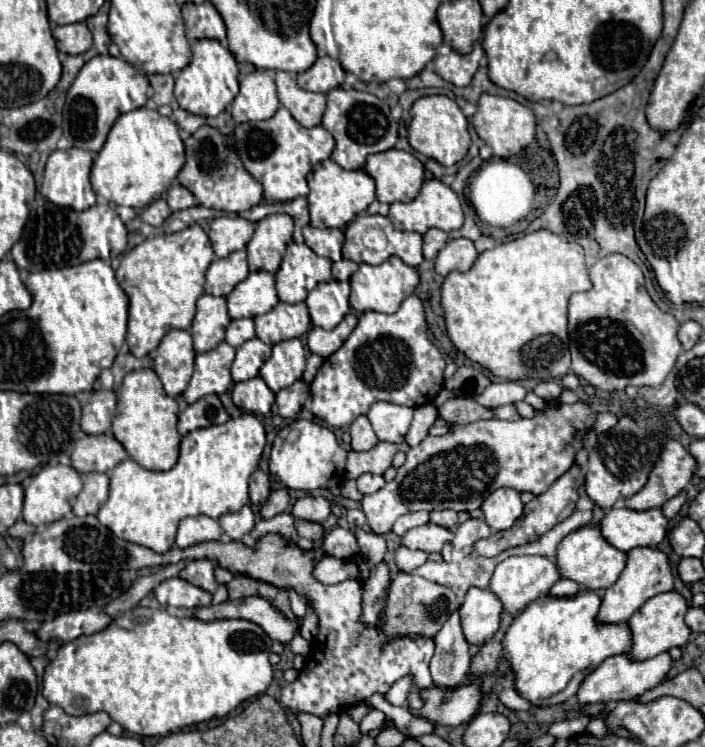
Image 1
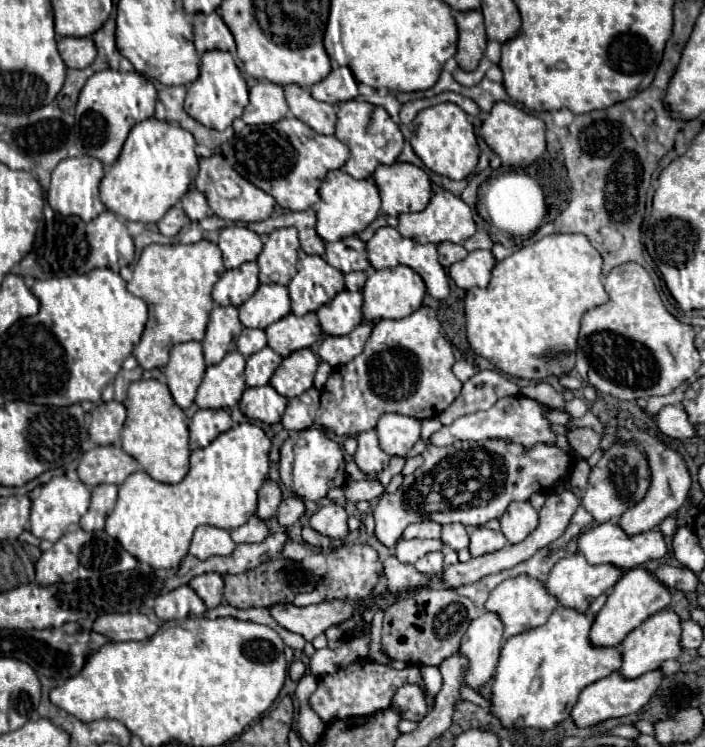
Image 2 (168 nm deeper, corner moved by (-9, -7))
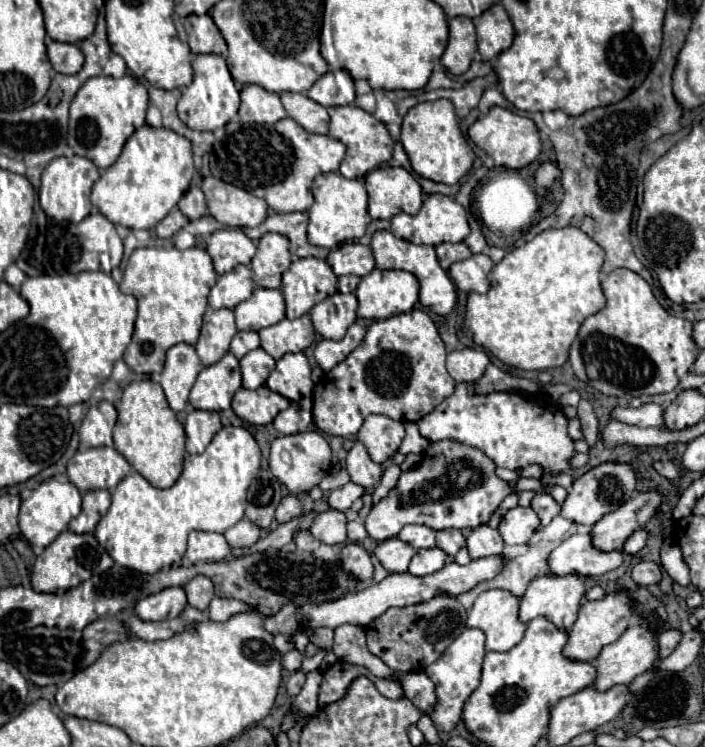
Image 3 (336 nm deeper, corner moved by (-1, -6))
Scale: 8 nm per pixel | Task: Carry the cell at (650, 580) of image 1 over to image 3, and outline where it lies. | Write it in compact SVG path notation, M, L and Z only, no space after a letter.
M625 590L607 594L603 600L597 600L597 602L583 602L579 608L577 620L567 634L567 644L563 646L563 656L569 660L575 660L575 662L593 662L599 656L603 646L615 642L627 630L627 622L631 616L631 604L633 602Z

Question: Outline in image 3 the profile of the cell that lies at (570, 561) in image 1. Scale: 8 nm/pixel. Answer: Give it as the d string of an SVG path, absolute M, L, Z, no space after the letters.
M541 576L531 580L527 592L521 596L519 602L519 620L531 622L537 616L547 618L553 622L559 630L569 630L577 620L577 610L581 606L581 598L585 596L585 586L579 576Z

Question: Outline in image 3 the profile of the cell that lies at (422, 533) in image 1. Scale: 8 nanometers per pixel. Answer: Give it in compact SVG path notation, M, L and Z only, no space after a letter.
M389 538L389 540L379 542L373 554L383 564L383 568L393 574L393 572L407 572L409 560L415 556L415 552L417 550L409 544L405 544L403 540Z

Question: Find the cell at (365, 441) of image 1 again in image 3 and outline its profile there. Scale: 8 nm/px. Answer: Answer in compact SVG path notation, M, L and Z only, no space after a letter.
M355 442L355 446L347 454L347 472L351 482L363 486L363 488L373 488L381 480L381 466L375 464L365 446L361 442Z

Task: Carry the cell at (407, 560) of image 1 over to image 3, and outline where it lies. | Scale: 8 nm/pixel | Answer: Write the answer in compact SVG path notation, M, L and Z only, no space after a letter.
M429 548L429 550L417 550L409 564L409 574L413 576L427 576L445 566L447 554L439 548Z

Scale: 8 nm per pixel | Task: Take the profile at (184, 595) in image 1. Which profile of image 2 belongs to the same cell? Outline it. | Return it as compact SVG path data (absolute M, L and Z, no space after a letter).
M189 585L177 587L155 599L155 613L163 621L183 617L203 617L205 611L207 611L205 603L201 601L201 597L197 597L197 593Z

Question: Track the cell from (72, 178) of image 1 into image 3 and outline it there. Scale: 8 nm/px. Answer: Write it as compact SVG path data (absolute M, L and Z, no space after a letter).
M71 156L71 158L55 158L45 170L43 170L43 178L41 178L41 188L39 188L39 204L43 208L43 212L61 222L81 222L89 212L91 212L91 202L89 202L89 194L91 194L91 186L95 184L95 180L99 178L99 170L91 160L85 160L83 156Z

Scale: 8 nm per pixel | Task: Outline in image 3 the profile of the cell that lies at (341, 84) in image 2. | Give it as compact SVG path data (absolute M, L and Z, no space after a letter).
M327 72L325 76L321 76L311 90L307 92L307 96L315 102L319 102L321 106L343 106L347 104L345 96L341 96L337 84L335 84L335 76L331 72Z

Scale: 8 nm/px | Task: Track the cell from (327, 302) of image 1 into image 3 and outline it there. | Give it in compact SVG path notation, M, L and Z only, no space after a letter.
M333 294L325 298L321 304L315 304L309 312L311 322L315 330L323 338L331 340L341 340L347 332L347 328L355 322L357 318L357 298L355 294Z

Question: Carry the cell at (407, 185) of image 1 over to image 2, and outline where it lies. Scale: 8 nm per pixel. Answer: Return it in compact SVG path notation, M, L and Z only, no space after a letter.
M413 163L379 165L373 173L379 187L381 211L385 215L399 215L407 211L423 211L431 199L429 175Z

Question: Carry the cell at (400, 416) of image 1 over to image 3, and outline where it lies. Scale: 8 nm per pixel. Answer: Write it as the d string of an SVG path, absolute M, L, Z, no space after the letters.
M369 416L361 426L357 440L363 442L373 462L385 464L399 450L403 436L405 428L401 422L395 422L389 416Z

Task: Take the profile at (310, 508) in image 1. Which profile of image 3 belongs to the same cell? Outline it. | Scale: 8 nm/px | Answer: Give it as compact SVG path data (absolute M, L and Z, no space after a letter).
M327 510L315 518L309 532L325 544L343 544L343 542L347 542L345 526L347 526L347 518L343 512Z

